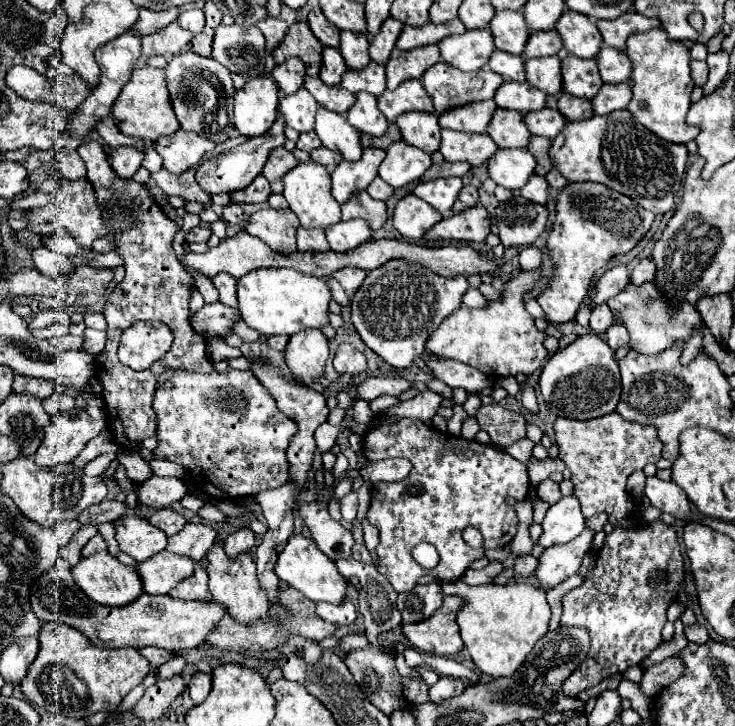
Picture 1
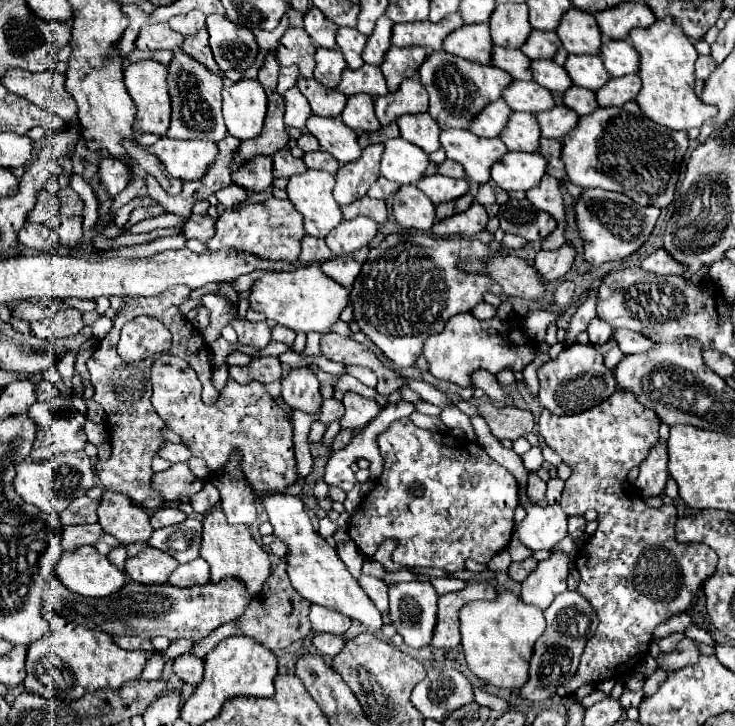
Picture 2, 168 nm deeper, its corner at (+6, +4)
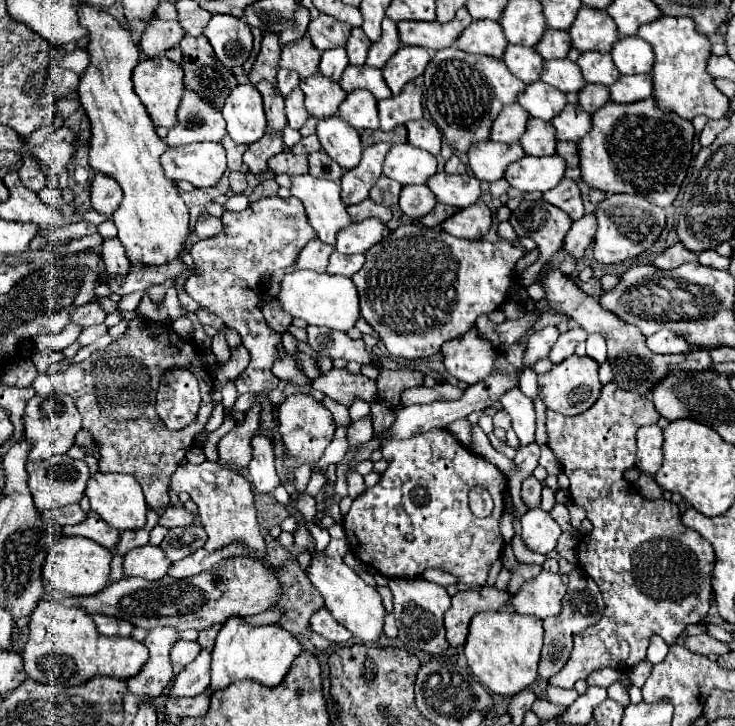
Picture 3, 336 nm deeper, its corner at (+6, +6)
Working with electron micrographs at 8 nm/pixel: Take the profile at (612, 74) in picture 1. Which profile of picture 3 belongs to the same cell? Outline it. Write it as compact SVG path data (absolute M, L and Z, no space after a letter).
M632 35L632 37L620 37L614 43L614 49L610 51L614 65L618 67L620 75L636 75L636 73L650 73L654 63L654 53L650 45Z

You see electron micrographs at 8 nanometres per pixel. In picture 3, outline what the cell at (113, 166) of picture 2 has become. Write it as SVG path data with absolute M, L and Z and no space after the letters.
M96 173L90 183L90 199L92 199L92 207L98 213L112 217L112 213L118 209L122 201L122 189L118 189L118 183L114 183L104 173Z

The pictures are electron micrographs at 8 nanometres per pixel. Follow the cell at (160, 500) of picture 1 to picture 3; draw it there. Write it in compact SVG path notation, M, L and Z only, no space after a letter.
M204 461L200 465L184 463L170 477L170 491L180 493L188 491L192 501L198 505L198 515L202 519L202 527L208 533L208 541L204 545L206 551L218 551L232 543L240 543L246 547L246 557L254 557L258 561L266 561L266 541L258 529L256 509L254 509L254 493L252 485L246 477L218 467L218 463Z

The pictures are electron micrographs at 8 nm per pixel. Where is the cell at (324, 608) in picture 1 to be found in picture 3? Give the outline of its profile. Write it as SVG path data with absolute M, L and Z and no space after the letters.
M324 607L318 609L314 617L310 617L310 629L332 643L346 643L352 637L352 633L348 629L342 629L342 625L338 625L338 621L334 621L334 617L330 617L330 611Z

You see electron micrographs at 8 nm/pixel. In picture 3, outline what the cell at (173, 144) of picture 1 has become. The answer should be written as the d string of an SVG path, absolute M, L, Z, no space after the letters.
M220 143L168 147L162 155L166 177L190 181L194 187L216 185L226 171L226 151Z

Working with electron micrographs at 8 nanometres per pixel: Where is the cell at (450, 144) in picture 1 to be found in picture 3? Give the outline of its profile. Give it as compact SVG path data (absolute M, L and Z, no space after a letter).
M484 141L472 145L468 149L468 165L476 179L480 181L498 181L504 175L504 169L512 163L522 159L524 151L518 143L502 145L496 141Z

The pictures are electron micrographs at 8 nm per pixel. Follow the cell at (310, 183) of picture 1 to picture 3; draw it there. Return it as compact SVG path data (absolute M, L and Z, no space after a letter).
M310 175L292 177L292 195L298 197L306 209L308 221L320 241L334 245L336 233L350 225L350 215L340 199L340 185Z

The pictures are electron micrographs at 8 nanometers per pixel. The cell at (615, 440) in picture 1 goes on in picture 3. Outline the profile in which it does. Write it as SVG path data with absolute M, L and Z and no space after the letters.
M616 381L604 385L604 393L600 395L600 399L582 415L564 417L556 411L546 411L548 447L560 459L562 471L570 479L572 501L584 507L588 511L588 519L592 521L592 531L578 539L578 563L586 571L586 575L596 581L606 603L604 617L596 625L582 631L578 637L574 637L574 649L566 667L548 681L552 687L572 689L576 681L588 679L590 673L604 667L628 671L646 657L646 647L652 633L658 633L668 645L672 645L680 637L680 633L684 633L686 625L702 623L710 609L710 581L716 561L712 545L702 539L700 533L680 523L680 511L676 503L668 499L650 501L642 497L636 487L628 483L622 475L626 469L634 467L636 431L642 425L656 423L658 419L660 415L656 413L650 399L622 389Z

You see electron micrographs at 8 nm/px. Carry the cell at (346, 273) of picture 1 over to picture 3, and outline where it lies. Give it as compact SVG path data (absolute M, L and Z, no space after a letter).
M334 251L330 255L330 263L328 263L326 273L352 277L356 271L360 271L362 265L364 265L364 255L342 255L342 253Z

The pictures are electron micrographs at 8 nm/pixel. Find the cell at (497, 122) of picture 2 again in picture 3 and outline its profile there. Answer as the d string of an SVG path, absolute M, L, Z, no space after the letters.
M518 103L502 107L502 113L498 113L490 129L490 139L502 141L502 143L518 143L520 135L526 129L528 117L530 115Z

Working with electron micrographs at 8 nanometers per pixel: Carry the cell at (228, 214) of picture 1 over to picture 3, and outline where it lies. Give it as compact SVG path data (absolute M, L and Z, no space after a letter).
M232 171L230 173L230 189L238 195L238 193L246 193L248 183L246 183L246 175L242 171Z

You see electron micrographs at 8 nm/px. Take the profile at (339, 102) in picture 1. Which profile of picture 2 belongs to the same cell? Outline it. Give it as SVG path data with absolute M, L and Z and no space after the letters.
M298 77L298 89L308 99L312 113L318 117L338 117L346 105L346 95L336 89L326 89L316 79Z

